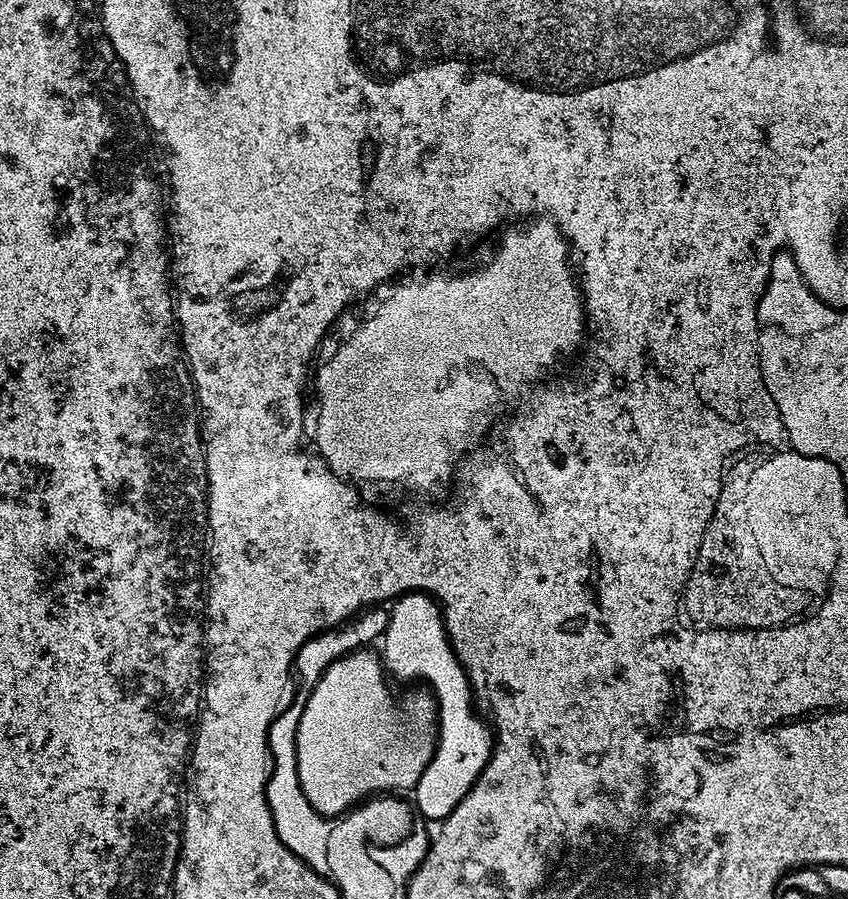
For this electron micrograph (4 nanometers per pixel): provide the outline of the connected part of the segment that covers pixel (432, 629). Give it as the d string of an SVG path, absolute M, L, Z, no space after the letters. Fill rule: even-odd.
M406 592L391 605L383 644L382 663L387 675L393 681L416 680L412 682L426 686L427 691L436 697L436 749L419 782L421 789L436 788L436 797L423 796L420 790L412 790L407 793L408 800L400 804L408 825L403 825L396 840L402 841L400 857L408 868L412 868L412 857L428 860L428 856L436 852L436 835L440 833L440 828L444 828L444 824L448 824L448 820L464 808L462 801L476 785L476 779L492 756L494 736L489 725L487 728L472 709L474 693L468 683L468 675L448 640L442 609L427 592ZM432 807L436 807L433 812L423 812L423 808Z

